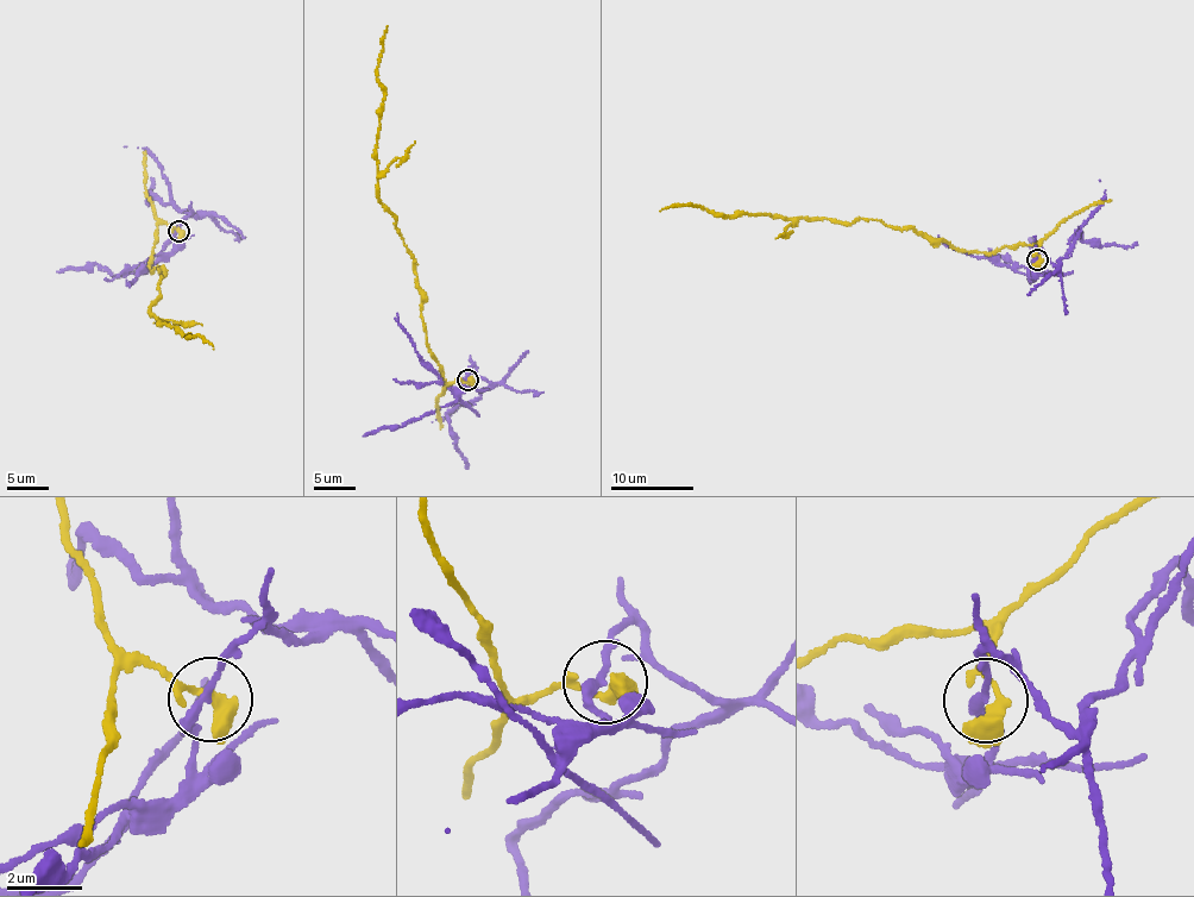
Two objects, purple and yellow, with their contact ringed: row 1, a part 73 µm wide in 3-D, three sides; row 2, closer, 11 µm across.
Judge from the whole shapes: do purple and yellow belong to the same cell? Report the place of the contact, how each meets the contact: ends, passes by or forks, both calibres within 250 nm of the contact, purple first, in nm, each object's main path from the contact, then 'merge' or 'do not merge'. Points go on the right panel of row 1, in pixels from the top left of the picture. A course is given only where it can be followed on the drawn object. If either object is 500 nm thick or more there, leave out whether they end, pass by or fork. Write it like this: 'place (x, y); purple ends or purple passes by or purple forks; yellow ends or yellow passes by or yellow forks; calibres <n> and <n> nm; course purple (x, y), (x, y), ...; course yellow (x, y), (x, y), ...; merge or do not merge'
place (1037, 259); calibres 200 and 600 nm; course purple (1036, 258), (1037, 249), (1057, 264), (1070, 238), (1081, 231), (1085, 240), (1101, 246), (1137, 242); course yellow (1038, 261), (1035, 243), (990, 252), (956, 250), (879, 220), (714, 215), (687, 205), (660, 211); do not merge

